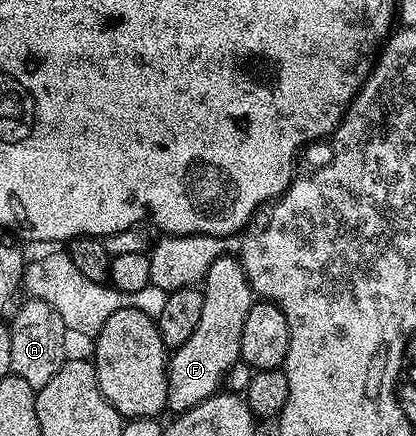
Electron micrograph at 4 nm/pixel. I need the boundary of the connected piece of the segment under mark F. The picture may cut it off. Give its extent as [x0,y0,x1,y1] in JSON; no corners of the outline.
[166,256,256,416]

